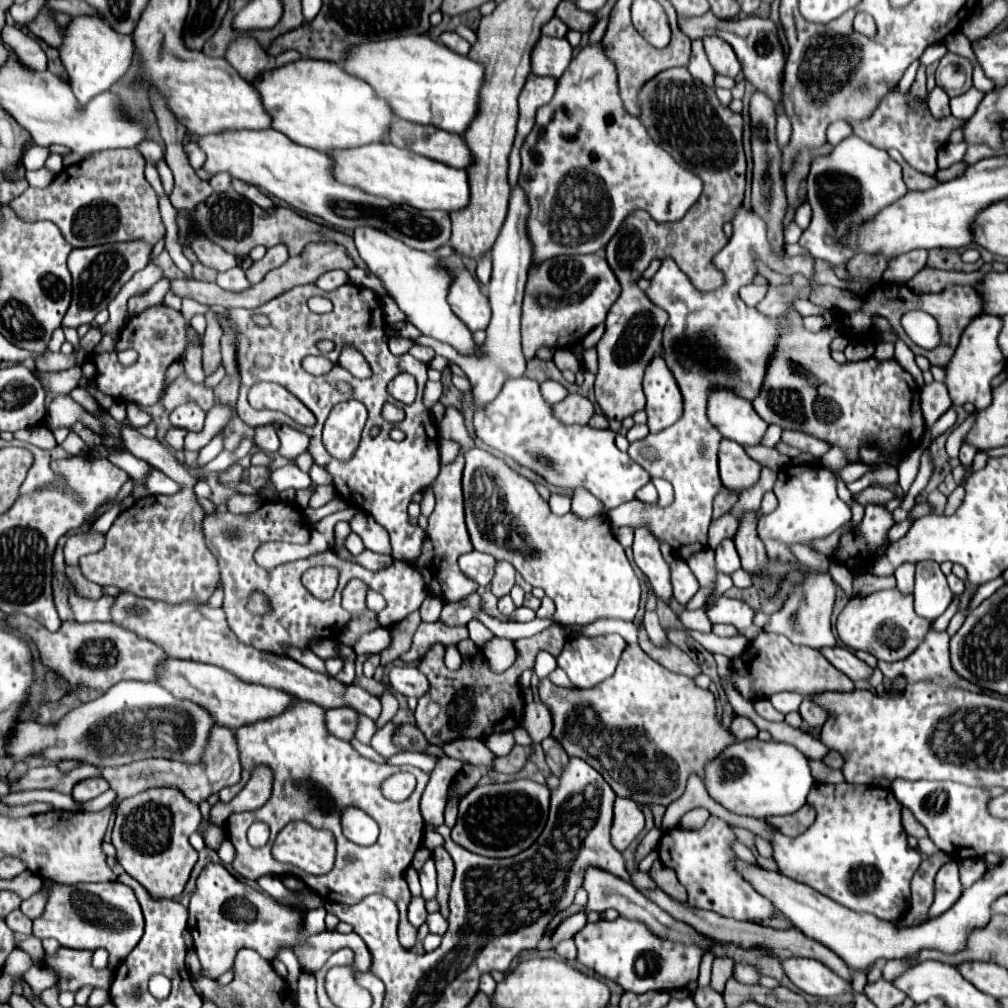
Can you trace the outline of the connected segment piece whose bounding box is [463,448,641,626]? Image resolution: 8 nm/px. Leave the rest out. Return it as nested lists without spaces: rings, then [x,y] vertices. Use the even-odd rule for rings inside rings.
[[[473,448],[465,454],[463,470],[463,494],[465,494],[465,518],[471,542],[475,550],[487,552],[497,560],[505,560],[515,566],[515,570],[531,586],[539,586],[555,602],[557,612],[553,620],[559,624],[591,624],[599,618],[619,618],[633,620],[639,608],[639,580],[625,556],[623,546],[611,532],[611,520],[607,514],[597,514],[593,518],[579,518],[573,512],[557,516],[551,512],[549,504],[539,496],[533,482],[509,468],[501,458],[487,450]]]

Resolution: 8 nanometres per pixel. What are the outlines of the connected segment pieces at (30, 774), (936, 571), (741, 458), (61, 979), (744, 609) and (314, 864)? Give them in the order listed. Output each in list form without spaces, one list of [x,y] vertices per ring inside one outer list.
[[[39,766],[27,770],[21,778],[13,780],[9,786],[9,792],[23,792],[23,790],[35,790],[35,788],[47,788],[47,790],[59,790],[63,794],[71,794],[71,788],[77,784],[77,780],[99,776],[101,772],[95,766],[77,766],[67,776],[61,774],[55,766]]]
[[[933,560],[917,562],[915,574],[915,610],[927,620],[939,618],[953,600],[947,578]]]
[[[725,438],[719,444],[718,466],[723,486],[737,492],[753,486],[761,472],[761,464],[751,460],[737,442]]]
[[[59,948],[53,956],[45,954],[43,964],[57,972],[55,988],[59,992],[77,992],[85,984],[95,984],[99,988],[109,990],[113,982],[111,970],[97,970],[91,966],[93,950],[71,950]]]
[[[711,592],[705,602],[705,612],[713,624],[717,624],[717,622],[733,624],[741,634],[745,634],[748,640],[753,640],[759,634],[759,630],[753,624],[755,612],[742,600],[717,598]]]
[[[291,822],[279,832],[273,856],[309,874],[327,874],[335,862],[335,838],[329,832],[311,828],[307,822]]]

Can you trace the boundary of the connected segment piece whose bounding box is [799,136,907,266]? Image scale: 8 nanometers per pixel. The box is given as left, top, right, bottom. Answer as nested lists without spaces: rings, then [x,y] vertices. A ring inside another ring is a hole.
[[[847,136],[841,140],[831,154],[817,156],[811,162],[811,172],[807,176],[807,200],[813,208],[813,220],[803,232],[799,244],[809,250],[815,258],[825,258],[831,264],[845,264],[855,256],[853,250],[839,244],[825,244],[825,236],[843,236],[847,228],[873,218],[879,210],[893,204],[897,198],[907,194],[907,186],[901,178],[901,166],[889,158],[885,150],[877,150],[857,136]]]

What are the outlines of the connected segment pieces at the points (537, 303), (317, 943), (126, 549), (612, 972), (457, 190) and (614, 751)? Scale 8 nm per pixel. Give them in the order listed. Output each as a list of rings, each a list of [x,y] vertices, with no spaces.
[[[597,254],[557,256],[533,268],[525,286],[523,318],[521,318],[521,338],[525,358],[531,360],[539,346],[571,350],[597,324],[605,322],[605,316],[613,306],[613,302],[619,298],[619,294],[621,286],[613,270],[609,268],[607,260]]]
[[[207,864],[191,896],[187,922],[187,930],[193,936],[203,976],[211,980],[219,978],[225,970],[233,966],[233,958],[241,948],[257,950],[267,962],[273,962],[277,958],[279,948],[285,946],[297,956],[303,972],[315,974],[317,970],[321,970],[333,952],[345,948],[345,934],[325,930],[321,934],[309,936],[305,942],[299,940],[299,934],[303,930],[303,918],[307,914],[303,896],[307,894],[313,894],[313,890],[305,886],[301,890],[293,890],[293,898],[289,900],[275,900],[271,896],[265,896],[263,892],[257,892],[249,884],[239,882],[233,874],[227,872],[223,864]]]
[[[123,424],[119,432],[127,450],[179,482],[181,490],[171,496],[143,496],[137,498],[133,506],[125,508],[109,528],[105,548],[101,552],[81,556],[79,564],[83,574],[99,586],[111,584],[141,598],[157,598],[165,602],[183,602],[185,598],[193,598],[195,602],[207,602],[219,584],[219,566],[217,558],[205,544],[201,526],[205,510],[193,492],[195,478],[191,478],[183,464],[169,454],[165,444],[149,440],[135,428]]]
[[[615,918],[613,922],[587,922],[577,934],[577,962],[585,968],[595,970],[599,976],[605,976],[619,984],[625,992],[645,994],[649,990],[679,990],[687,982],[697,980],[703,952],[697,946],[685,946],[679,942],[661,940],[651,934],[651,930],[627,918]]]
[[[373,142],[369,146],[357,146],[349,150],[331,150],[333,178],[345,186],[365,190],[371,196],[387,198],[395,204],[409,204],[417,210],[461,210],[469,204],[467,172],[445,166],[441,162],[417,156],[409,150],[401,150],[389,142]]]
[[[629,644],[617,664],[617,670],[611,678],[605,678],[603,682],[599,682],[593,688],[559,688],[555,684],[551,684],[549,678],[545,678],[543,682],[539,682],[539,696],[541,702],[549,706],[551,714],[553,714],[553,732],[551,736],[565,748],[565,752],[569,756],[577,756],[583,758],[587,764],[591,764],[597,772],[603,774],[603,778],[607,780],[607,784],[613,788],[613,792],[621,798],[631,798],[637,804],[663,804],[663,798],[681,798],[681,794],[685,792],[685,782],[689,778],[689,774],[697,772],[701,776],[701,768],[705,766],[705,762],[709,762],[709,758],[717,756],[725,746],[729,746],[731,742],[735,742],[735,738],[719,724],[719,720],[715,718],[715,696],[709,690],[703,690],[699,686],[695,686],[695,682],[689,676],[683,674],[675,674],[671,670],[667,670],[665,666],[661,666],[659,662],[655,662],[651,656],[647,656],[639,644]]]

